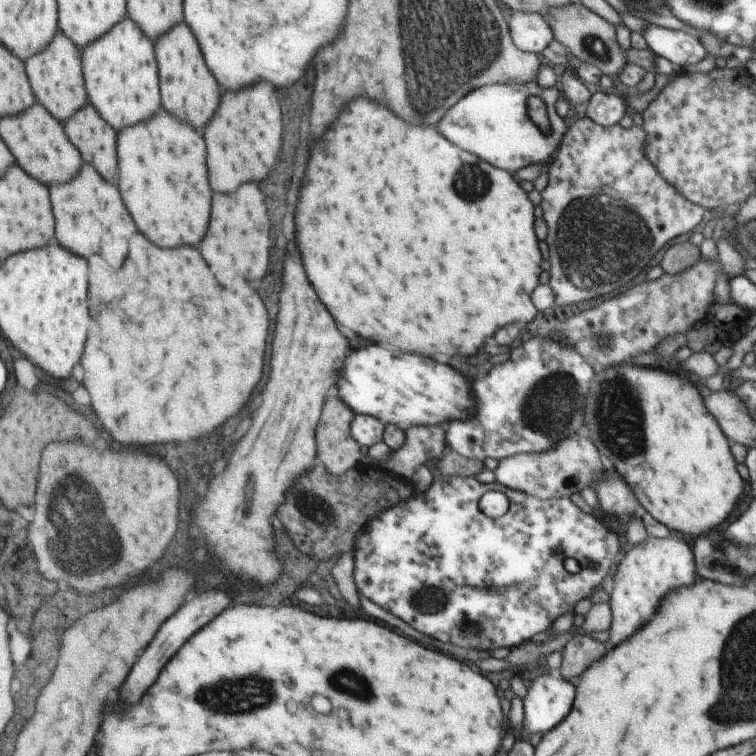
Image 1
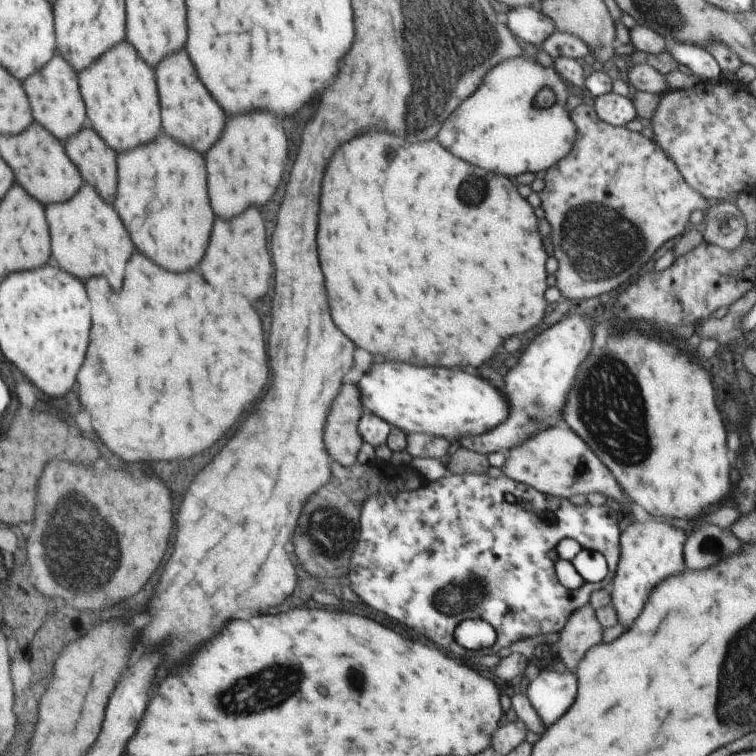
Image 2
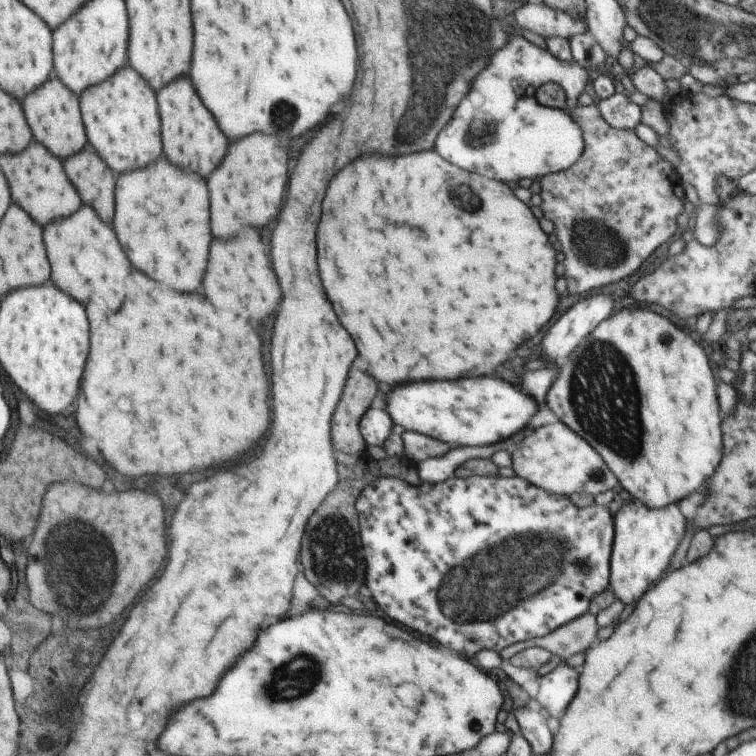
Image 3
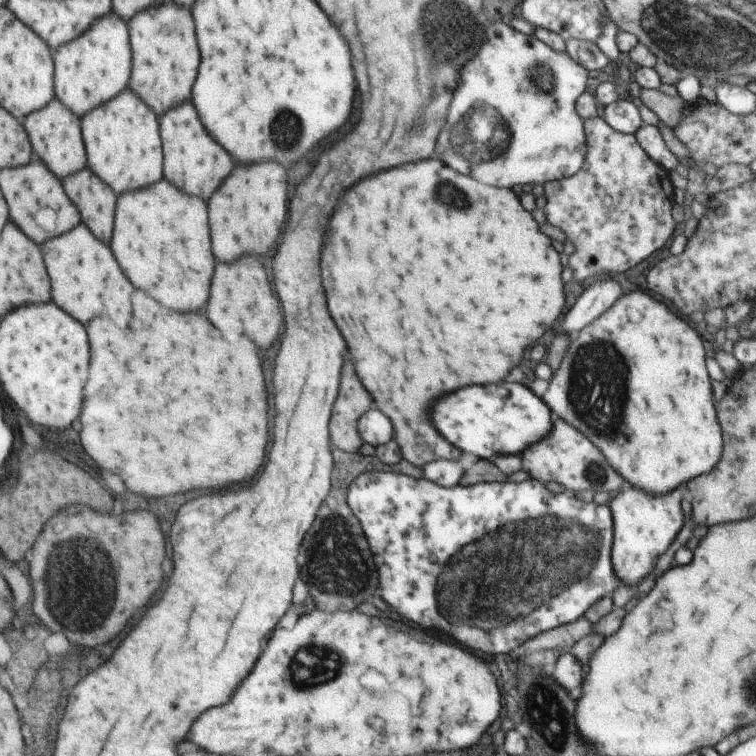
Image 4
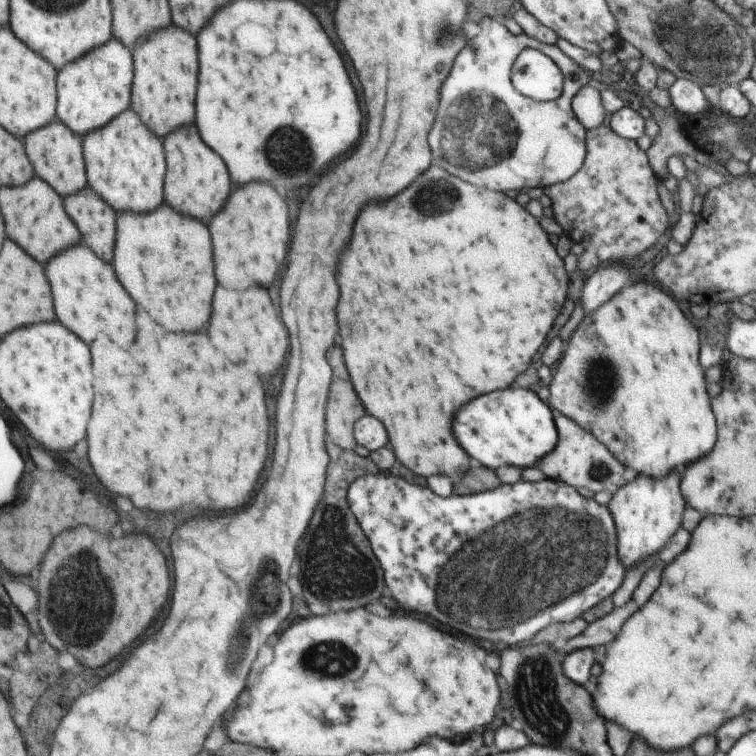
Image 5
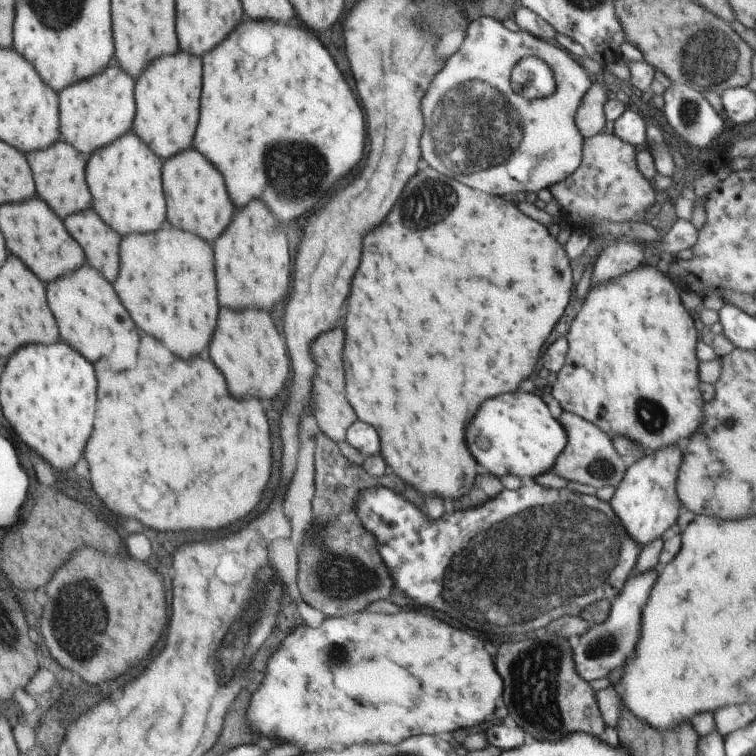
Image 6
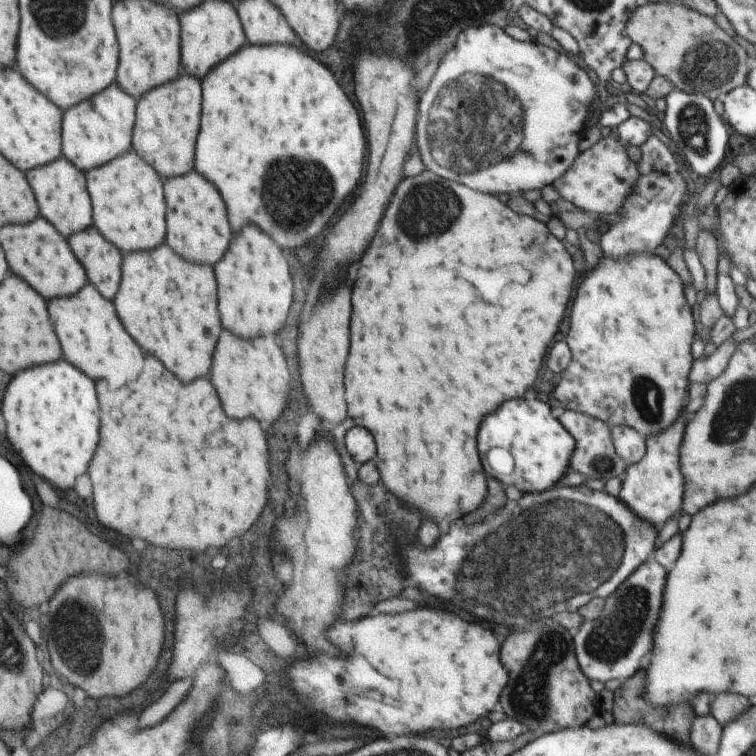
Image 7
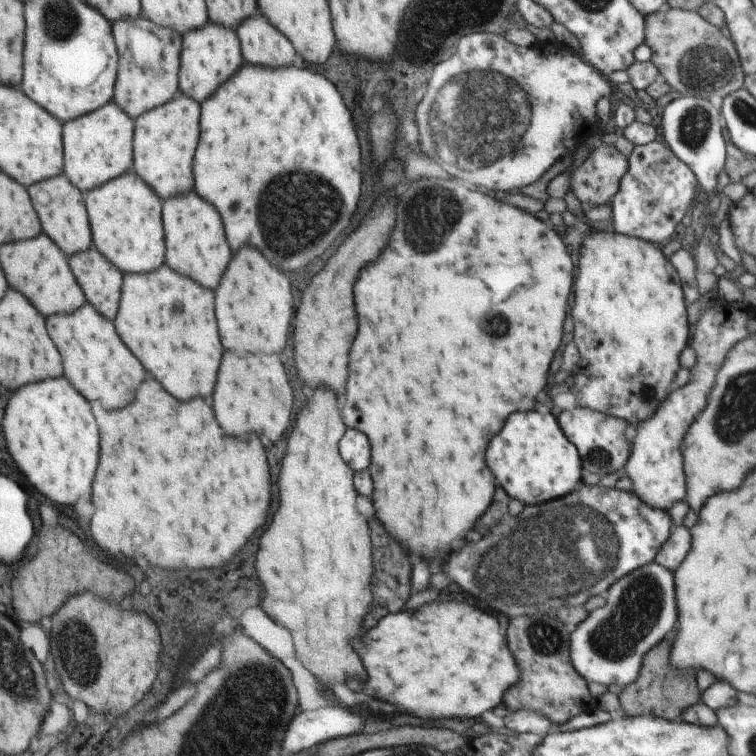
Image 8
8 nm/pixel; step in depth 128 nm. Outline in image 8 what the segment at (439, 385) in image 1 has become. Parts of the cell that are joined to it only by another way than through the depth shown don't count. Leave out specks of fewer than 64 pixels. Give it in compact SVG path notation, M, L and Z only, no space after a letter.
M534 409L510 414L504 428L490 440L486 464L502 488L524 504L544 504L562 498L583 484L578 449L566 438L552 412L542 414Z

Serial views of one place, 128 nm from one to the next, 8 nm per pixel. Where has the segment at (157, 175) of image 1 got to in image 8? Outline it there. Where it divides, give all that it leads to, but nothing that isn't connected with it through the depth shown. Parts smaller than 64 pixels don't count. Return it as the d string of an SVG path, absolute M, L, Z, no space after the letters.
M169 266L154 270L154 274L125 274L120 308L122 314L118 314L114 320L118 322L118 334L122 334L122 340L130 346L130 350L134 350L134 354L146 362L146 370L160 380L170 394L174 394L178 400L188 400L198 394L210 396L224 352L214 316L214 292L210 288L204 288Z

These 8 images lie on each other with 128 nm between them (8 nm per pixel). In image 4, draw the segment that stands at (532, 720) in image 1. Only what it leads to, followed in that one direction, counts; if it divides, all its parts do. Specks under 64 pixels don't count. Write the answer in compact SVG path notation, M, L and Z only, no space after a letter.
M571 653L559 654L554 662L555 668L551 675L552 678L568 694L578 700L582 696L582 683L584 682L581 662Z

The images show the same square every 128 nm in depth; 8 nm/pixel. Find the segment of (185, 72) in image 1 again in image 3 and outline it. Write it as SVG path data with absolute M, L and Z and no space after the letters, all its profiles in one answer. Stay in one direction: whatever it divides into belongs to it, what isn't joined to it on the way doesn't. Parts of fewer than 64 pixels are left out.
M189 76L178 78L165 89L157 90L157 98L162 98L161 137L166 142L166 158L174 160L174 164L198 172L204 178L222 162L226 154L228 140L220 130L212 112L198 98Z

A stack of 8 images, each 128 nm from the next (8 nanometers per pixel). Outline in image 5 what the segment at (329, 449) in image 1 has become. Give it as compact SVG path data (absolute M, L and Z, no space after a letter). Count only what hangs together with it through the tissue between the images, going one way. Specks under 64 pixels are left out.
M332 346L328 350L328 362L334 368L334 378L326 406L326 428L328 428L326 440L334 442L344 450L354 450L357 444L354 440L354 424L366 412L352 388L340 346Z

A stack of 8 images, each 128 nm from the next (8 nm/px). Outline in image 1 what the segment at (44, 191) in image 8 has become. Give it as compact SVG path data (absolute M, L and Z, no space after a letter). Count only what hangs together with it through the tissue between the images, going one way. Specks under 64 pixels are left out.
M59 30L57 32L57 36L54 37L53 42L40 54L37 54L36 57L30 58L30 64L25 64L25 66L30 66L30 82L34 82L34 96L39 103L44 102L44 106L54 114L58 120L64 120L64 122L68 122L71 120L78 112L78 110L82 110L85 108L87 103L87 96L86 96L86 88L84 88L84 78L82 78L82 65L81 65L81 50L78 50L78 46L74 44L73 39L69 37L69 35L65 34L65 31Z

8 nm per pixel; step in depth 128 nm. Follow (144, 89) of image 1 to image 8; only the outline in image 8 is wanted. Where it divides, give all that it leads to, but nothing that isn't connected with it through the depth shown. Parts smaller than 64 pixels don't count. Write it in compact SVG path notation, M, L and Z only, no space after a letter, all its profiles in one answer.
M130 170L125 177L109 182L98 189L88 191L89 222L92 224L93 245L114 266L125 274L140 274L146 270L156 270L164 264L164 229L162 222L163 200L158 198L157 191L142 180L135 170Z

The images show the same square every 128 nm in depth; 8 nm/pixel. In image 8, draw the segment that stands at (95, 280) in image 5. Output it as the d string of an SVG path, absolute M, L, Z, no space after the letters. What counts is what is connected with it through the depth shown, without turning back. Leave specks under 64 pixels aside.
M87 303L82 310L74 310L74 314L58 314L58 318L48 318L46 328L50 340L62 356L64 376L70 378L78 390L90 394L94 400L100 400L108 410L124 408L134 400L138 386L146 378L146 370L120 340L114 324L105 315L98 314L98 310Z

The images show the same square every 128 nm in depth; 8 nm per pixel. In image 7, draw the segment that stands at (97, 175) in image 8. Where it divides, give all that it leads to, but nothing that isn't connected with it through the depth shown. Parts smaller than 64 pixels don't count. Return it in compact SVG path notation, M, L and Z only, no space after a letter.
M114 83L96 97L66 110L61 120L62 156L88 172L109 165L114 158L126 154L132 148L136 107L137 99Z

